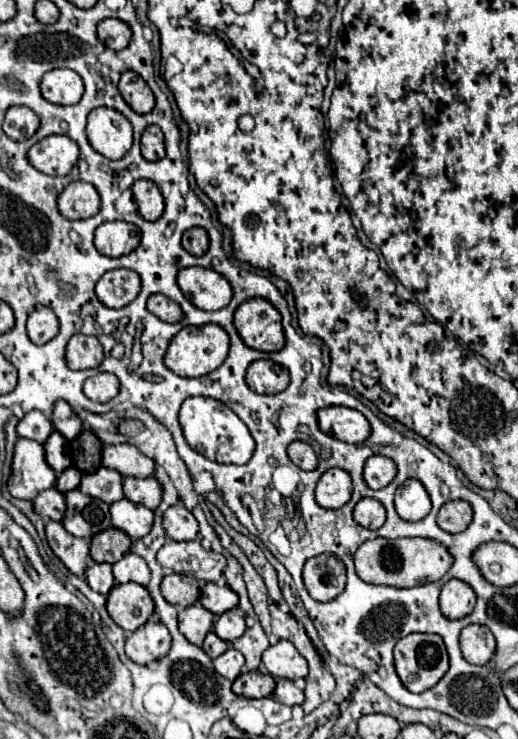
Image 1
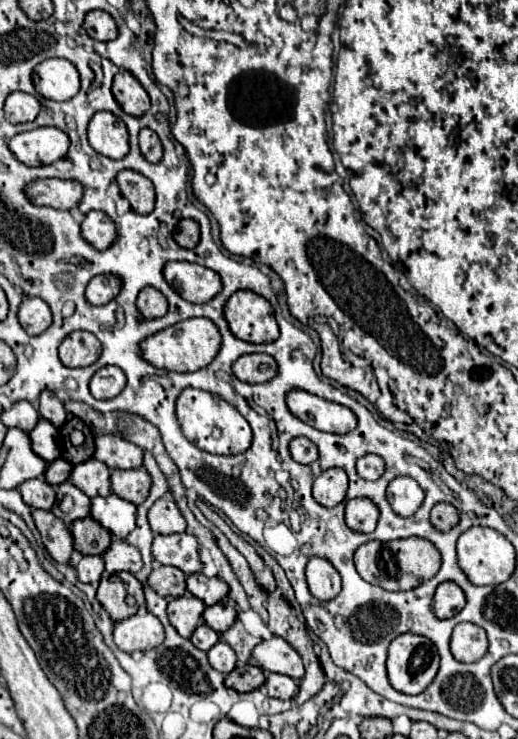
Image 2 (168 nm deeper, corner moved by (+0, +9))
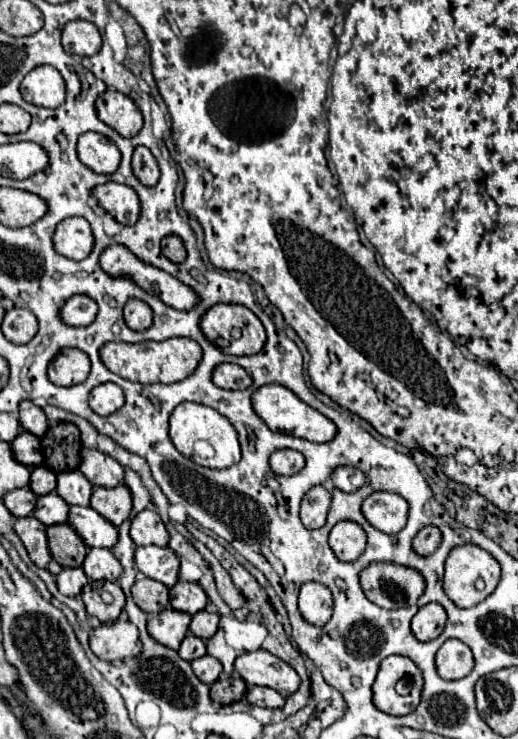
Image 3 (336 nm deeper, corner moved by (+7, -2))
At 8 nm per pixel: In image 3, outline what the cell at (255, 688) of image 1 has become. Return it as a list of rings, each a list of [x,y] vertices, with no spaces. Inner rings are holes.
[[[230,676],[228,680],[218,680],[210,688],[210,698],[220,704],[238,702],[246,694],[246,682],[240,676]]]

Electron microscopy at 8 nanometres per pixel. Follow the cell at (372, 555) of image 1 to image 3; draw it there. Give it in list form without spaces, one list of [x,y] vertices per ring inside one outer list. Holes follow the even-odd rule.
[[[372,562],[360,572],[360,586],[366,598],[380,608],[404,608],[416,604],[426,584],[424,576],[402,564]]]

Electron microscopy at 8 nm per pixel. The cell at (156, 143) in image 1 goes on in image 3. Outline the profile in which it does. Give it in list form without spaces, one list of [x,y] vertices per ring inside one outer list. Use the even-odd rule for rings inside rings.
[[[138,146],[134,150],[132,156],[132,168],[136,178],[144,184],[144,186],[156,186],[158,178],[160,178],[160,170],[158,170],[158,162],[152,156],[152,152],[146,146]]]

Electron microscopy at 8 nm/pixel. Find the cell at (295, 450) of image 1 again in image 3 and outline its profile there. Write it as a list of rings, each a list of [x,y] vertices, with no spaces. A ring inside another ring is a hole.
[[[276,450],[270,456],[270,466],[278,476],[296,474],[296,472],[300,472],[304,468],[304,464],[306,464],[304,456],[300,452],[296,452],[296,450]]]

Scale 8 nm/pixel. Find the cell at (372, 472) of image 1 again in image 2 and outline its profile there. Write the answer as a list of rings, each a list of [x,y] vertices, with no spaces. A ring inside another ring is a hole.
[[[363,455],[357,461],[357,475],[367,479],[367,481],[375,481],[383,475],[385,471],[385,461],[379,455]]]

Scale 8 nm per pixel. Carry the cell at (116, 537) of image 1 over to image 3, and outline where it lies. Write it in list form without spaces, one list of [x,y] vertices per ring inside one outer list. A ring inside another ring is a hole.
[[[70,524],[48,526],[48,546],[52,558],[64,568],[82,566],[86,558],[86,544]]]

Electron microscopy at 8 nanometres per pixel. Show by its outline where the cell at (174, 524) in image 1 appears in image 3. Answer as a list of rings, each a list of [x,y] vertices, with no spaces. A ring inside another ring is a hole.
[[[152,508],[142,510],[142,512],[132,520],[130,536],[132,536],[132,540],[134,540],[138,546],[148,546],[148,544],[168,546],[168,540],[170,540],[170,534],[168,534],[164,522],[160,520],[158,512],[154,512]]]

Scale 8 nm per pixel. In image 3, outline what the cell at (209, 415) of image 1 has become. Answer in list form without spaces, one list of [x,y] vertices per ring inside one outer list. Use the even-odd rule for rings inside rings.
[[[182,402],[174,408],[172,416],[170,416],[170,440],[176,446],[176,450],[180,454],[184,454],[186,458],[194,460],[200,466],[208,466],[208,468],[228,468],[232,464],[236,464],[240,460],[240,442],[238,442],[238,432],[234,430],[234,426],[228,422],[228,418],[224,418],[220,412],[216,412],[210,406],[204,404],[196,404],[196,402]],[[203,440],[210,442],[214,448],[214,456],[212,458],[200,458],[198,454],[194,454],[194,442]]]

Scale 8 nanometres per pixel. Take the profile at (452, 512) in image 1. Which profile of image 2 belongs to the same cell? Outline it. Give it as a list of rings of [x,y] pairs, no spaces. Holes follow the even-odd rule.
[[[439,503],[431,509],[431,525],[437,529],[437,531],[449,531],[453,529],[455,525],[459,523],[459,513],[453,505],[449,503]]]

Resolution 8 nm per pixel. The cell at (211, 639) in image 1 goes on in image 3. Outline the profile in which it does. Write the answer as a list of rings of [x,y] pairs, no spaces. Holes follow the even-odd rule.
[[[188,634],[188,636],[184,638],[178,654],[180,654],[184,660],[192,662],[192,660],[196,660],[196,658],[200,658],[200,656],[206,654],[206,644],[204,644],[204,640],[196,638],[194,634]]]

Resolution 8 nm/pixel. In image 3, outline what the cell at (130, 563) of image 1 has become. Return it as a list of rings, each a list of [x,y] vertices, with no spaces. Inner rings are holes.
[[[88,548],[82,568],[84,568],[88,580],[116,582],[122,574],[122,564],[116,560],[112,550],[108,550],[108,548]]]

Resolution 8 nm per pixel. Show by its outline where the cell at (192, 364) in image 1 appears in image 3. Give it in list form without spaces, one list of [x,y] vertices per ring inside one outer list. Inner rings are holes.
[[[168,338],[162,342],[138,342],[138,344],[126,344],[126,342],[110,342],[104,344],[100,350],[100,356],[104,364],[118,376],[140,382],[140,384],[174,384],[180,380],[186,380],[202,358],[202,348],[192,338]]]

